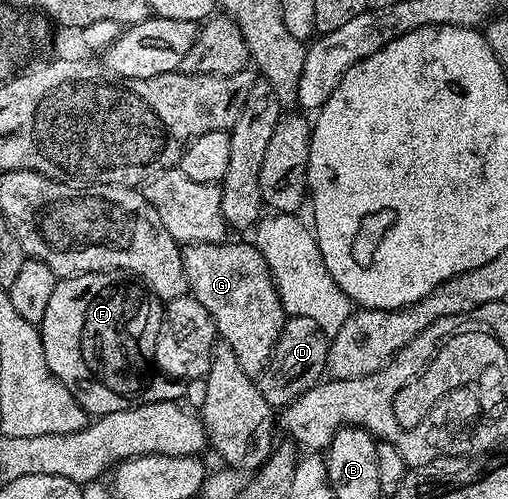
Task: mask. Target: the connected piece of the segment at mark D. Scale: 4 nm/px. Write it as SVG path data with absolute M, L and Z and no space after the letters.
M309 316L288 317L284 321L271 359L267 361L267 367L257 375L261 396L265 396L272 408L288 406L320 382L327 368L328 345L329 336L321 332L321 327L314 320L309 320Z

